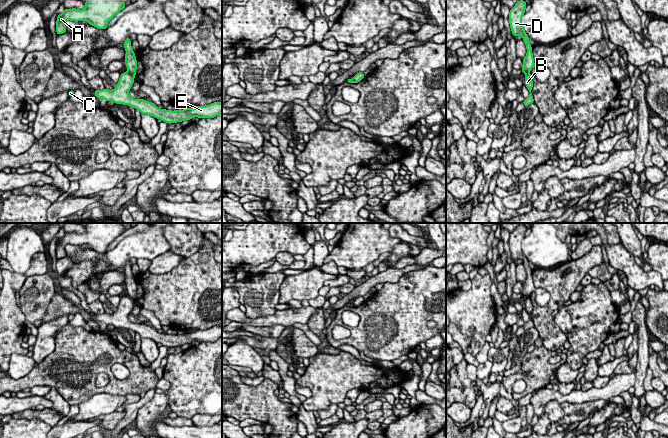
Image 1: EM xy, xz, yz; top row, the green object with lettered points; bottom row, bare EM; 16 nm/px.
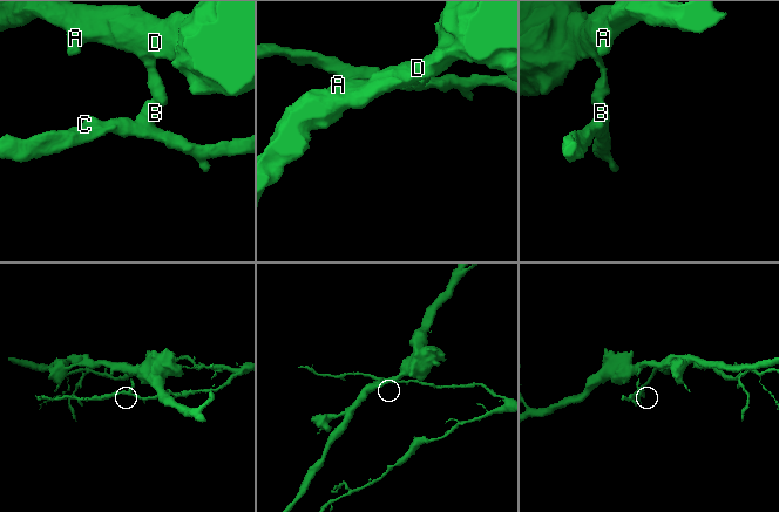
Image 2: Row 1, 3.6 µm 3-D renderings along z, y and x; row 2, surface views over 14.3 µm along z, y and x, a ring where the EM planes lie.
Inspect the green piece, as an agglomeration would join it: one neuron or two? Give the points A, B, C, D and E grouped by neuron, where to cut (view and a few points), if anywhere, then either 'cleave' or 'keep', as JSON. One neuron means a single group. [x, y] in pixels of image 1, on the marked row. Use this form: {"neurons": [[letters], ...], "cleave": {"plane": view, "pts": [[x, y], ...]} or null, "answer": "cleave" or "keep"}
{"neurons": [["A", "D"], ["B", "C", "E"]], "cleave": {"plane": "xy", "pts": [[128, 71], [133, 77]]}, "answer": "cleave"}

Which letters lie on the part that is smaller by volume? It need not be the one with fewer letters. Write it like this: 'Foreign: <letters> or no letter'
Foreign: B, C, E

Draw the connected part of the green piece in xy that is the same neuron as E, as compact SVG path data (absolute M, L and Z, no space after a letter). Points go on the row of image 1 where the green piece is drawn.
M123 72L120 76L117 86L113 90L94 90L94 97L113 101L115 104L124 104L138 109L141 114L148 114L156 119L161 119L168 124L191 120L193 117L215 118L222 113L222 102L213 102L206 106L196 106L194 108L185 108L184 110L166 110L159 109L154 103L144 99L133 99L128 92L134 83L134 77L129 72Z

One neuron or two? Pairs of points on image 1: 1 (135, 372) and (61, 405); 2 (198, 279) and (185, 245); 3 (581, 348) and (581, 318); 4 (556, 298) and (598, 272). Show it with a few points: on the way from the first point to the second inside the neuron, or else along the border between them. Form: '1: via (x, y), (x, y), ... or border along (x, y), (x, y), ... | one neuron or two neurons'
1: border along (52, 386), (70, 405) | two neurons
2: border along (204, 238), (203, 245), (196, 252), (182, 257) | two neurons
3: via (581, 341), (581, 325) | one neuron
4: border along (603, 261), (593, 266), (587, 272) | two neurons

